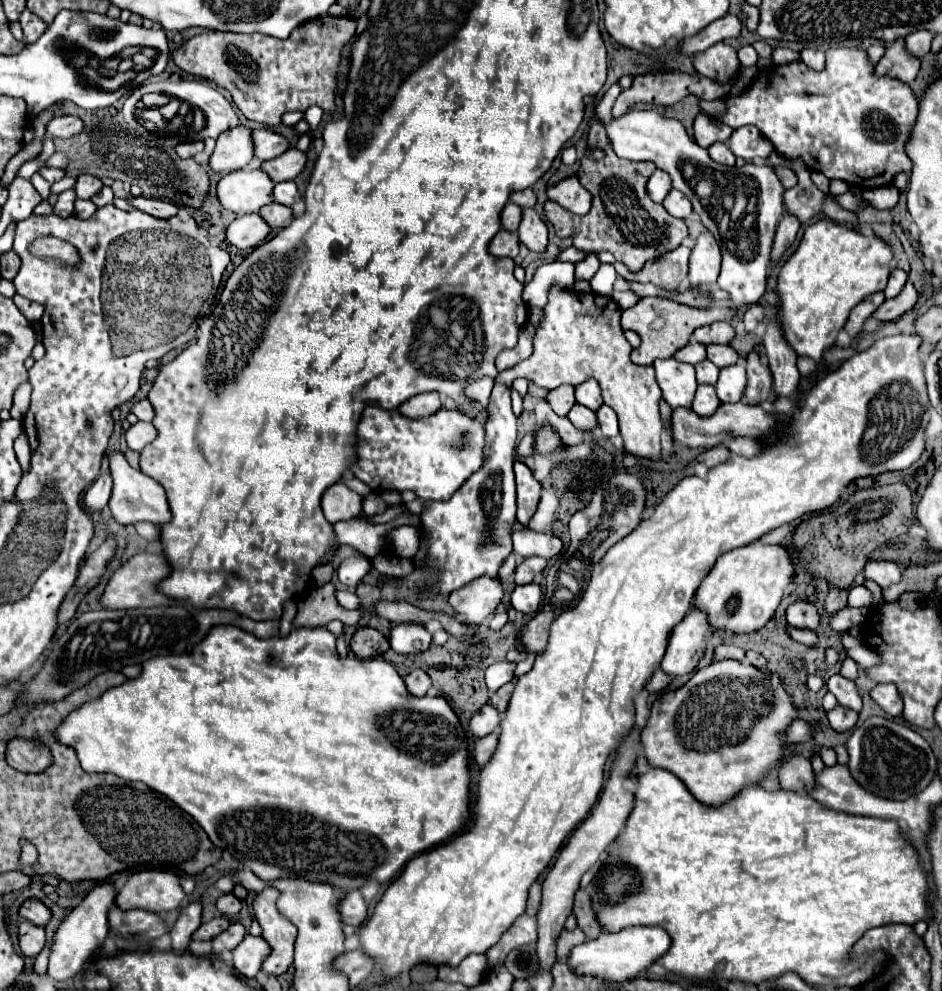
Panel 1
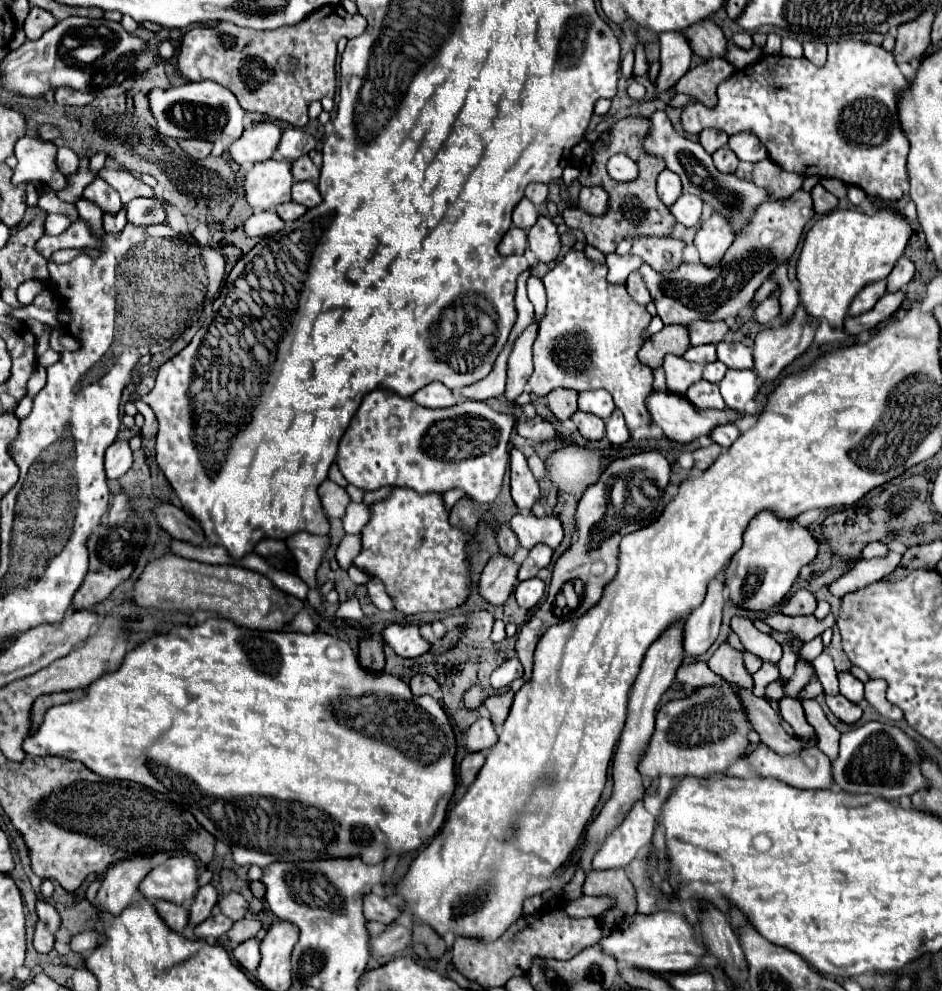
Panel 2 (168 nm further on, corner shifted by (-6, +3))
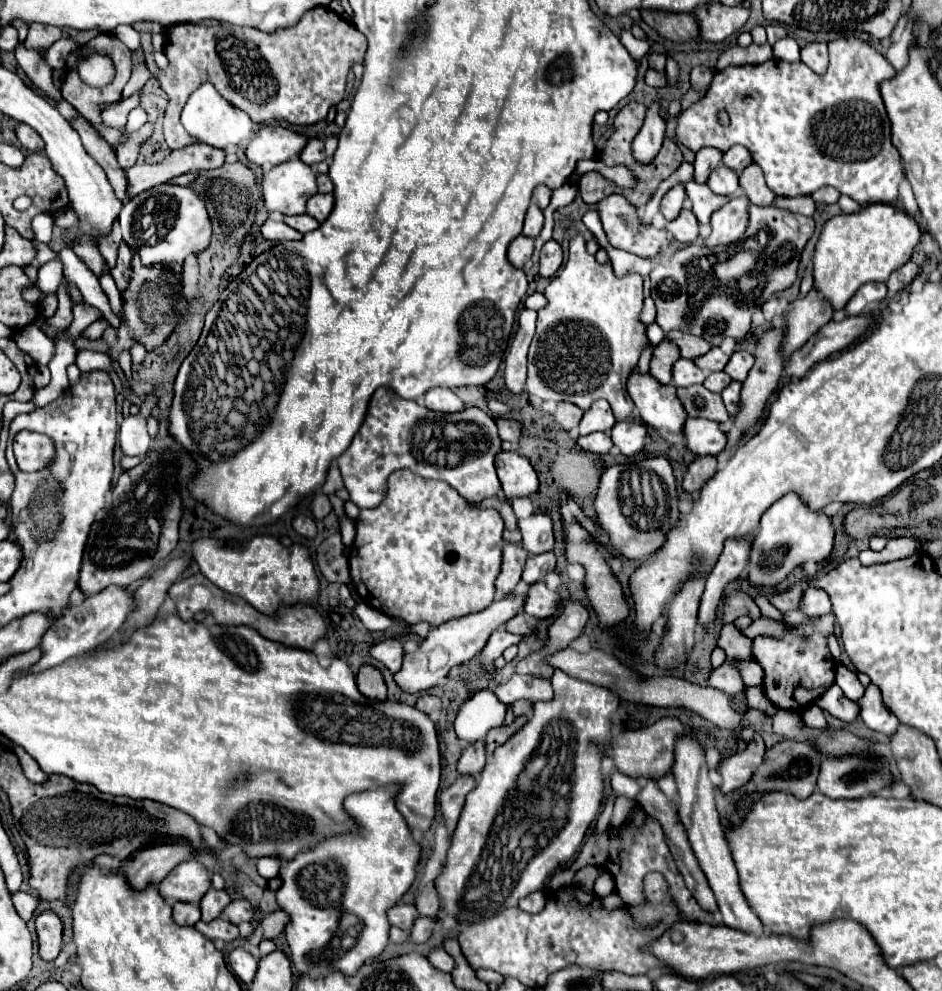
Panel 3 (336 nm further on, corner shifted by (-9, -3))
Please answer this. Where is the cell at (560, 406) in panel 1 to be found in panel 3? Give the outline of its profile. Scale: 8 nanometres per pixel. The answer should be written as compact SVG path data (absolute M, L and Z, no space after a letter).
M558 403L556 411L554 411L554 421L562 429L570 431L570 429L574 429L580 423L582 415L584 415L582 409L580 407L574 407L574 403Z

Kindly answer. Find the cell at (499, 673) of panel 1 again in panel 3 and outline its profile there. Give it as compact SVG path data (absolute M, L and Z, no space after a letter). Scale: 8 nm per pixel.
M512 675L512 679L504 685L498 685L494 689L494 693L504 705L510 705L520 699L538 703L548 697L548 689L550 689L550 699L552 699L554 691L552 691L552 687L548 687L548 681L544 681L540 677L532 677L532 675Z

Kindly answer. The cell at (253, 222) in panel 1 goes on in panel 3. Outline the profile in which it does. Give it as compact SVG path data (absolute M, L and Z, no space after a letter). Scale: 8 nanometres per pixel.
M268 219L268 221L262 225L262 235L264 235L264 239L270 239L270 241L274 241L274 243L300 241L300 239L302 239L302 233L294 231L294 229L288 227L286 223L278 223L278 221L272 221L272 219Z

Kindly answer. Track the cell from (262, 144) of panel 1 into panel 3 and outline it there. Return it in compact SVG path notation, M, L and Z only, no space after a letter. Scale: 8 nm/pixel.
M310 139L308 145L304 147L300 159L302 159L304 163L308 163L308 165L314 165L314 163L324 161L324 159L326 159L326 155L324 155L324 141L320 141L320 139Z

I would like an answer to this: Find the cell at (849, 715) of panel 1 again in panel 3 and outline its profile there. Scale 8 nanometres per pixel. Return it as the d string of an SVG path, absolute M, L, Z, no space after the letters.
M832 685L832 687L816 701L816 705L818 705L820 709L828 711L830 715L838 717L840 721L846 721L846 723L850 723L850 721L854 721L854 719L858 717L858 703L850 701L850 699L842 693L842 689L840 689L838 685Z

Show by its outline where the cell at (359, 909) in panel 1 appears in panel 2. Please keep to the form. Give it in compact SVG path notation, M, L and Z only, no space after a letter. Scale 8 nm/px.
M367 893L363 897L363 915L367 921L379 921L379 923L393 923L401 913L399 907L393 907L383 897L375 893Z

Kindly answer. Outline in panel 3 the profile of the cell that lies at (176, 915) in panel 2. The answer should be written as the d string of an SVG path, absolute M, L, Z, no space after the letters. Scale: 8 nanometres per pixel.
M174 903L174 919L178 925L196 925L200 921L200 907L196 903Z

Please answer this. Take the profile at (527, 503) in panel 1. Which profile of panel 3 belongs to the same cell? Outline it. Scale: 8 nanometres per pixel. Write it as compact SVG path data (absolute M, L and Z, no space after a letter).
M498 451L496 471L508 501L514 497L528 497L538 491L536 471L530 461L516 451Z

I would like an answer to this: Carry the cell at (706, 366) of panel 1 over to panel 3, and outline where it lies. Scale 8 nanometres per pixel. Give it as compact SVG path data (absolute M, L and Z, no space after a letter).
M720 371L720 373L710 373L710 375L706 377L706 381L704 381L704 387L710 389L712 393L722 393L722 389L730 385L730 381L732 381L732 379L730 379L724 371Z

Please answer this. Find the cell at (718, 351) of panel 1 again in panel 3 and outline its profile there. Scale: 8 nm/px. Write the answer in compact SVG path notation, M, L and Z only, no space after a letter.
M736 351L732 357L730 357L730 361L728 361L728 365L724 367L724 371L734 379L734 381L744 381L746 379L746 375L748 375L748 371L752 369L752 365L754 365L754 357L750 355L750 353L746 353L746 351Z

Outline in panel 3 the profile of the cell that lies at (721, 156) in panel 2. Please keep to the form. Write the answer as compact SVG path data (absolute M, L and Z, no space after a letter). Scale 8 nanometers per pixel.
M718 165L708 179L708 187L716 195L734 195L738 189L738 175L734 171L726 171L726 167Z

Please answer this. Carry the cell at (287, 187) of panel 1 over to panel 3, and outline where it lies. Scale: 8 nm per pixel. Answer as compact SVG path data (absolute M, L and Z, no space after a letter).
M320 193L320 195L312 195L312 197L308 199L306 213L312 215L318 223L324 223L324 221L328 219L332 207L334 207L334 195L330 195L330 193L324 195L324 193Z

